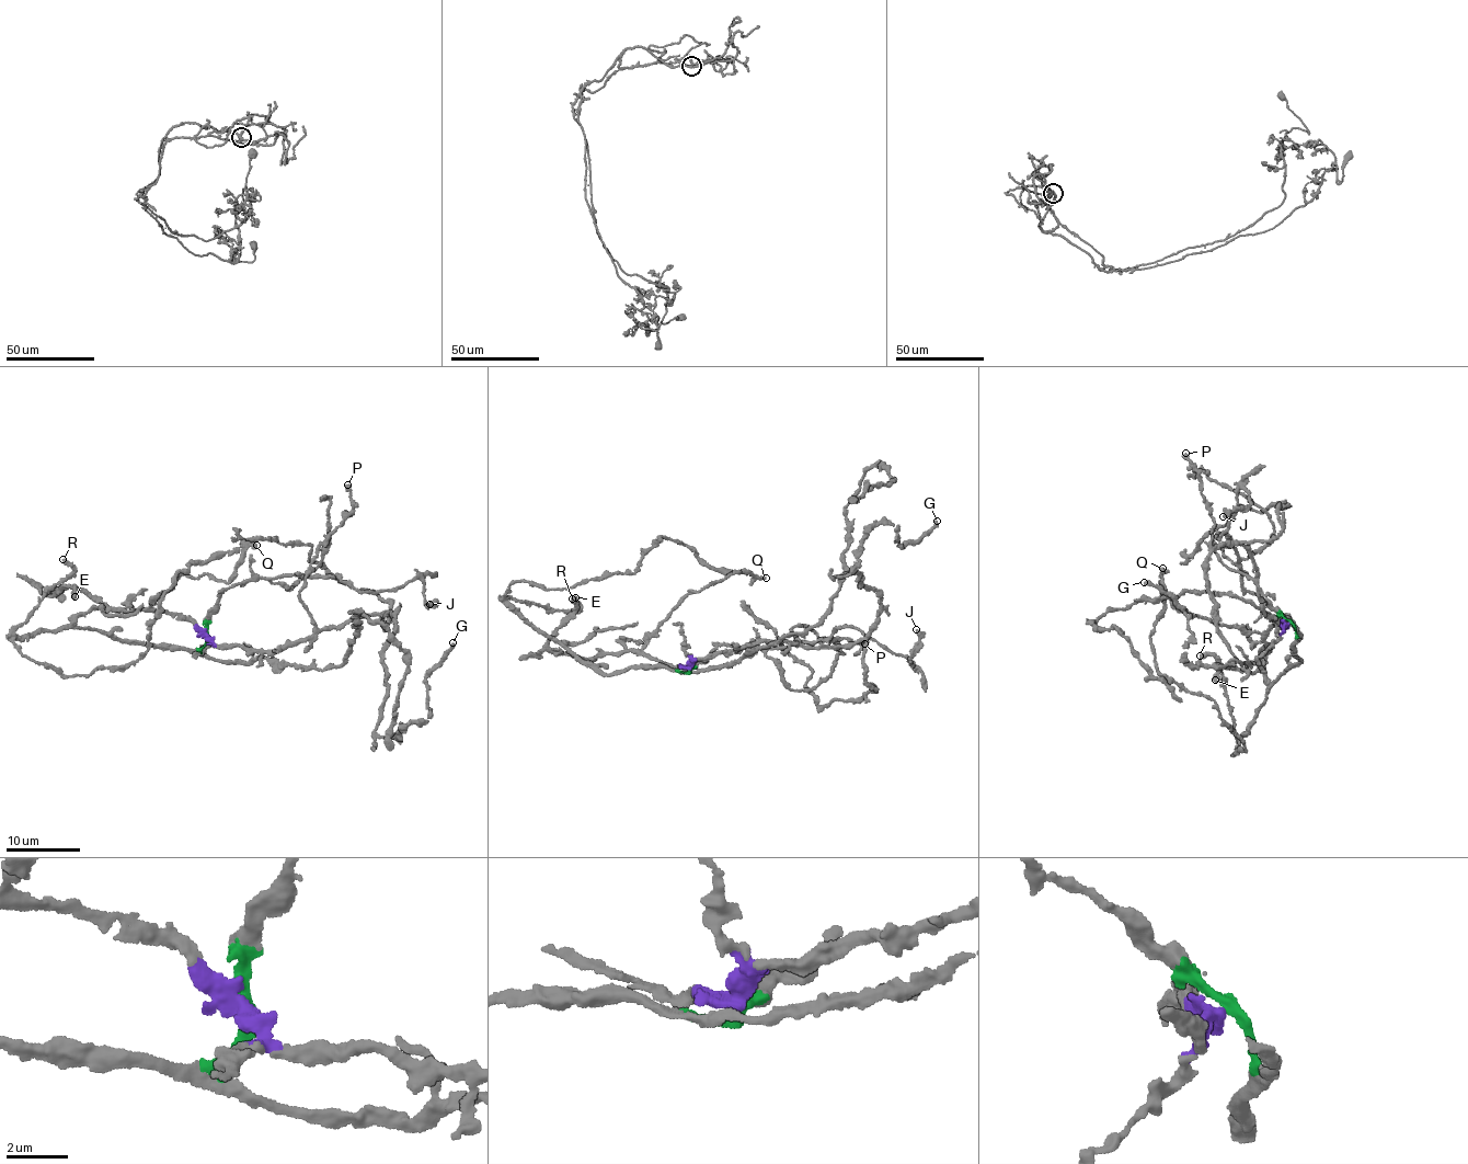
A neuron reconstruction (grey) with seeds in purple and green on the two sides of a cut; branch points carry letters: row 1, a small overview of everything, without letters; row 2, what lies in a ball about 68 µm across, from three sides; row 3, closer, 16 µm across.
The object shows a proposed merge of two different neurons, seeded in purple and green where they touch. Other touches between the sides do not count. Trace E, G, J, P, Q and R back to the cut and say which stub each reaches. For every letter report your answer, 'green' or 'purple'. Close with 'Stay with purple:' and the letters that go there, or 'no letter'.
E: purple
G: purple
J: green
P: purple
Q: purple
R: green
Stay with purple: E, G, P, Q

